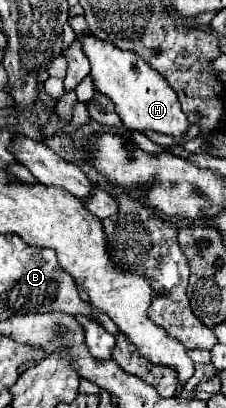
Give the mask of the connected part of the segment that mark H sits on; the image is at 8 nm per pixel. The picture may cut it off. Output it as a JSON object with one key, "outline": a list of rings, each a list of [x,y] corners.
{"outline":[[[82,35],[78,37],[82,41],[82,49],[86,57],[90,59],[94,87],[100,89],[104,95],[108,95],[114,105],[116,113],[120,115],[122,123],[132,131],[156,131],[174,137],[176,141],[186,139],[186,131],[190,127],[188,117],[180,109],[180,101],[174,93],[174,89],[156,73],[152,67],[146,65],[146,61],[132,53],[116,49],[116,45],[106,43],[94,35]]]}

